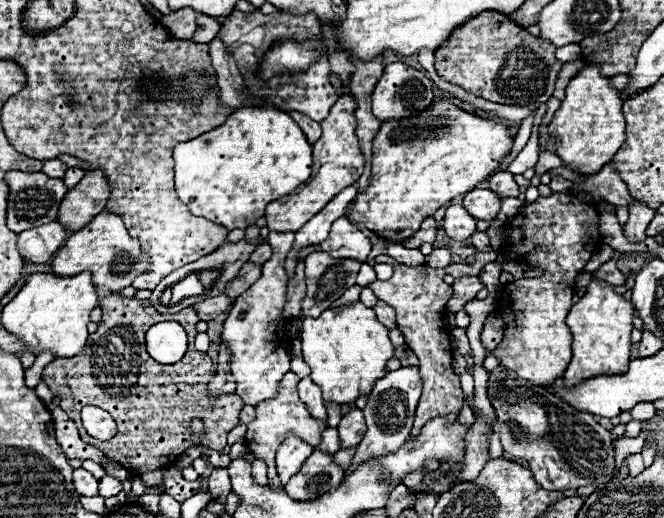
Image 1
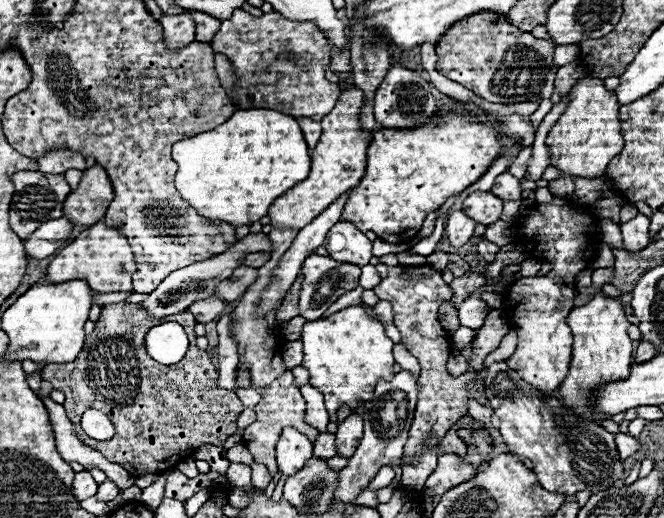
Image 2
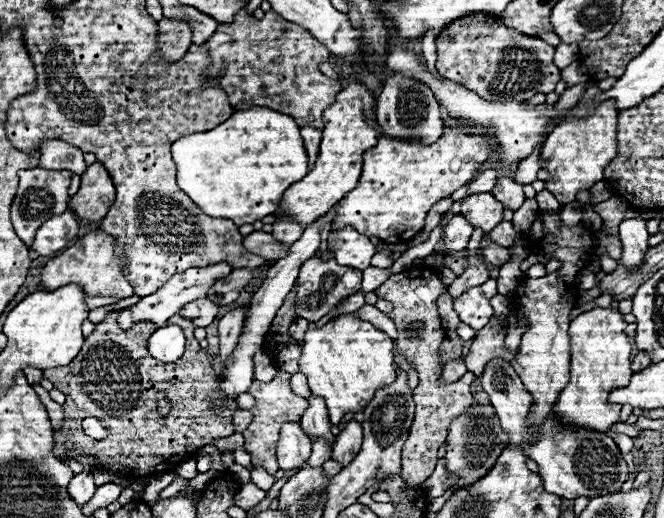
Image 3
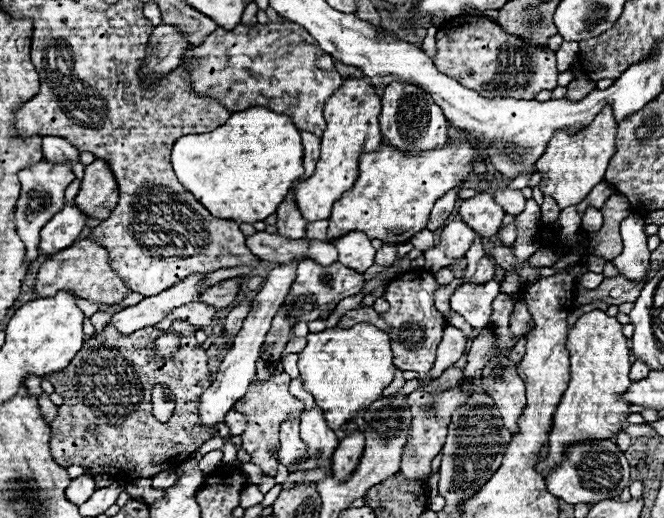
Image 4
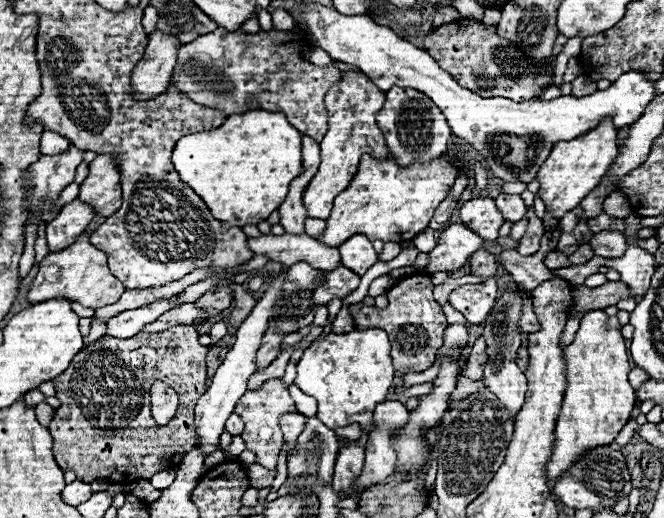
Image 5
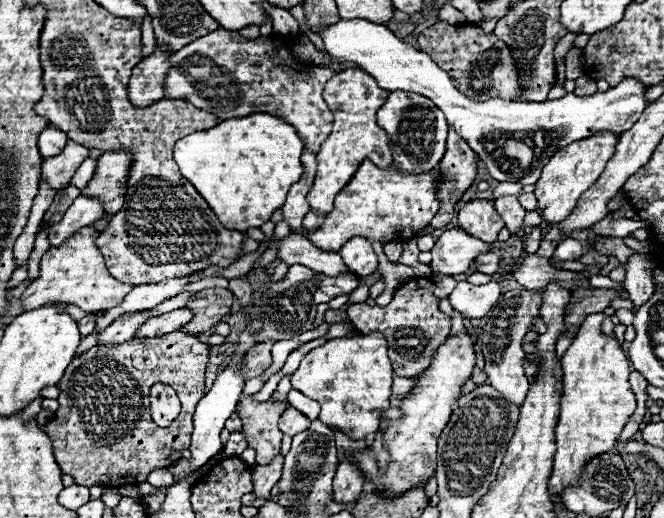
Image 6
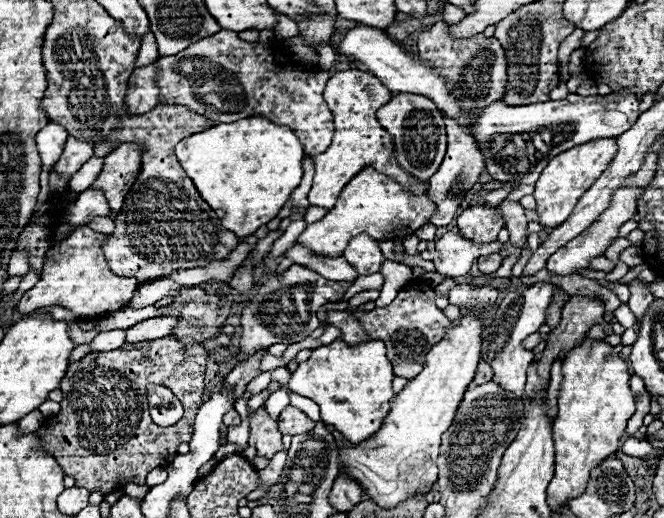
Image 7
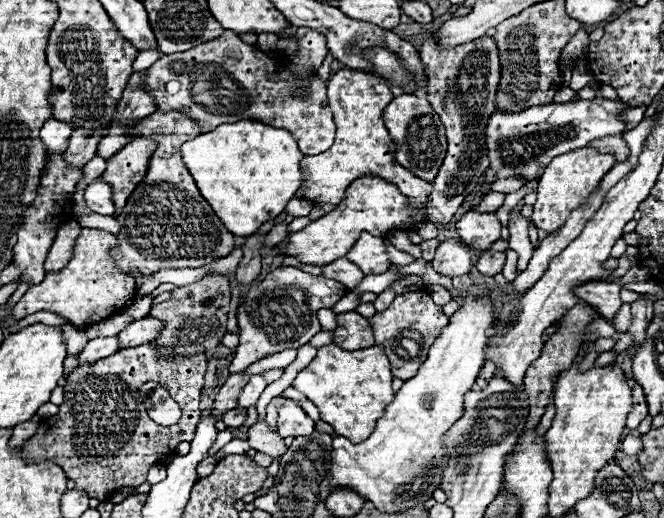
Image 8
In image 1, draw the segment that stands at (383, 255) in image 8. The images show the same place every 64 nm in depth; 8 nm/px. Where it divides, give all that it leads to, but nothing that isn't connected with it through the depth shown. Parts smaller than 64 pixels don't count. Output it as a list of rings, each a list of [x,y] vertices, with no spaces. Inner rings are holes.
[[[342,216],[332,224],[330,236],[320,244],[320,248],[328,252],[332,258],[366,262],[372,242],[346,216]]]

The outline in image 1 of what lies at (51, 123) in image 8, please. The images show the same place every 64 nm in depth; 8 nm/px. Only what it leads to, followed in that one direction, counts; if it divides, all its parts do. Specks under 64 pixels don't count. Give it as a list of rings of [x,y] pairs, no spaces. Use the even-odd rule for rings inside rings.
[[[52,158],[52,160],[44,160],[42,162],[44,166],[42,166],[42,172],[46,174],[46,176],[52,176],[52,178],[62,178],[64,176],[64,172],[66,172],[66,164],[64,162],[60,162],[58,158]]]

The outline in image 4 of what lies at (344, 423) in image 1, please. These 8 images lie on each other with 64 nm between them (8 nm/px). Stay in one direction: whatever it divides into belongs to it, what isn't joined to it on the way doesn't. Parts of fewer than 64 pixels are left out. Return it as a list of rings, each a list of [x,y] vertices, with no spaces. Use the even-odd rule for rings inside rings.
[[[354,432],[340,440],[334,456],[332,456],[332,472],[338,482],[348,480],[352,470],[358,468],[358,462],[364,452],[364,436],[362,432]]]

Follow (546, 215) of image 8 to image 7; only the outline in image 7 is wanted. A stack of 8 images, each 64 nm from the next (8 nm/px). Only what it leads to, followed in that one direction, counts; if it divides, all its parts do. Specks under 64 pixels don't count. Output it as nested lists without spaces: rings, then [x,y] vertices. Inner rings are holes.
[[[614,138],[604,140],[592,140],[588,144],[570,148],[568,152],[562,152],[560,156],[554,156],[548,166],[542,170],[538,182],[534,184],[534,198],[536,198],[536,214],[538,224],[544,228],[556,228],[560,226],[576,206],[576,202],[584,196],[584,192],[598,180],[598,176],[608,168],[612,158],[616,156],[618,146]]]

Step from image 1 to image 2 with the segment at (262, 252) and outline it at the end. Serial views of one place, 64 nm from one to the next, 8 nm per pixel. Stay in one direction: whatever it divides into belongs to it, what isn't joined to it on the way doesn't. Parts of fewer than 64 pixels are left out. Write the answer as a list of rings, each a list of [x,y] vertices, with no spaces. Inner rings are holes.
[[[248,254],[248,256],[244,256],[242,260],[240,260],[240,264],[248,264],[248,266],[252,266],[252,268],[260,268],[262,264],[266,264],[268,262],[268,258],[270,258],[270,254]]]

